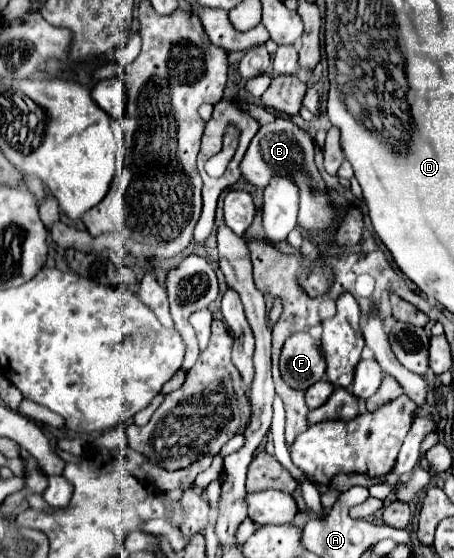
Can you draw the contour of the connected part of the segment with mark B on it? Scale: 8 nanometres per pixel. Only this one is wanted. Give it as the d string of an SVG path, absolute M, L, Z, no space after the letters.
M277 117L273 123L261 125L257 135L251 139L249 149L241 161L241 175L243 179L259 189L267 187L267 181L271 181L275 175L287 175L295 181L299 187L299 217L297 225L311 235L311 239L319 239L323 233L329 233L329 229L335 225L337 209L331 203L329 189L315 165L315 143L309 131L299 127L289 117Z

